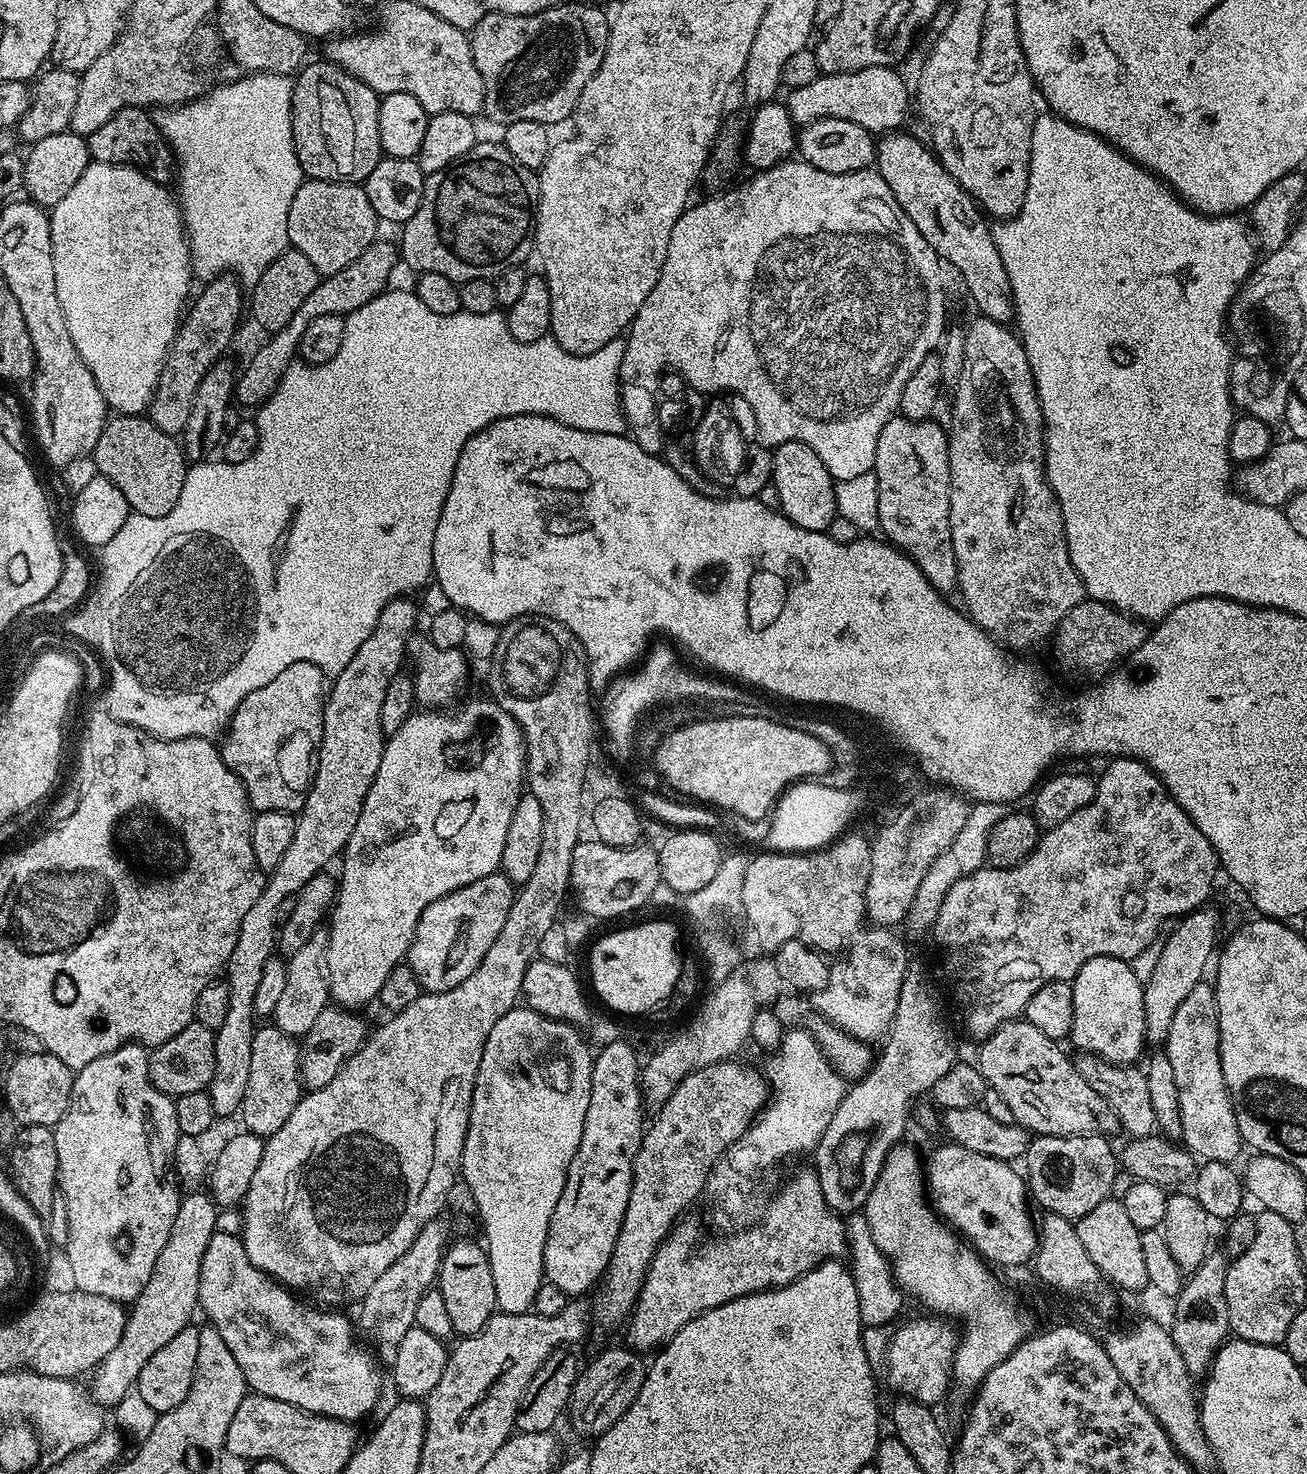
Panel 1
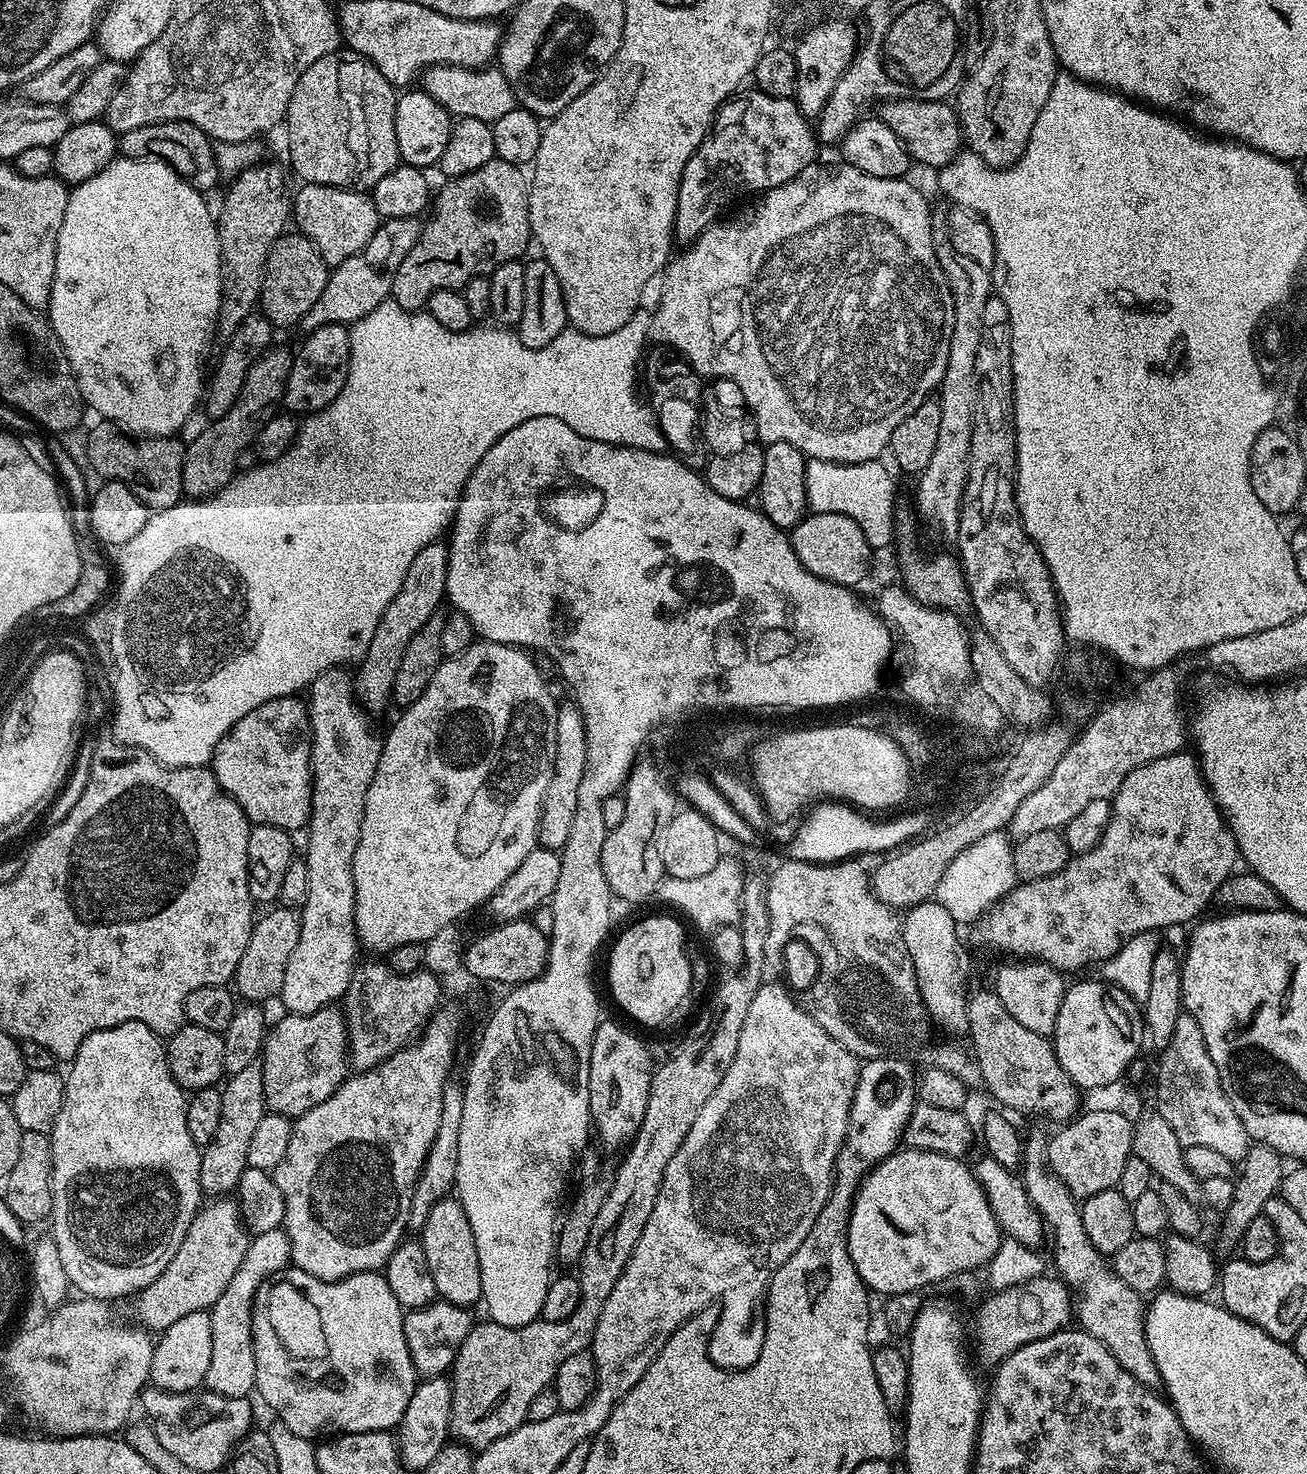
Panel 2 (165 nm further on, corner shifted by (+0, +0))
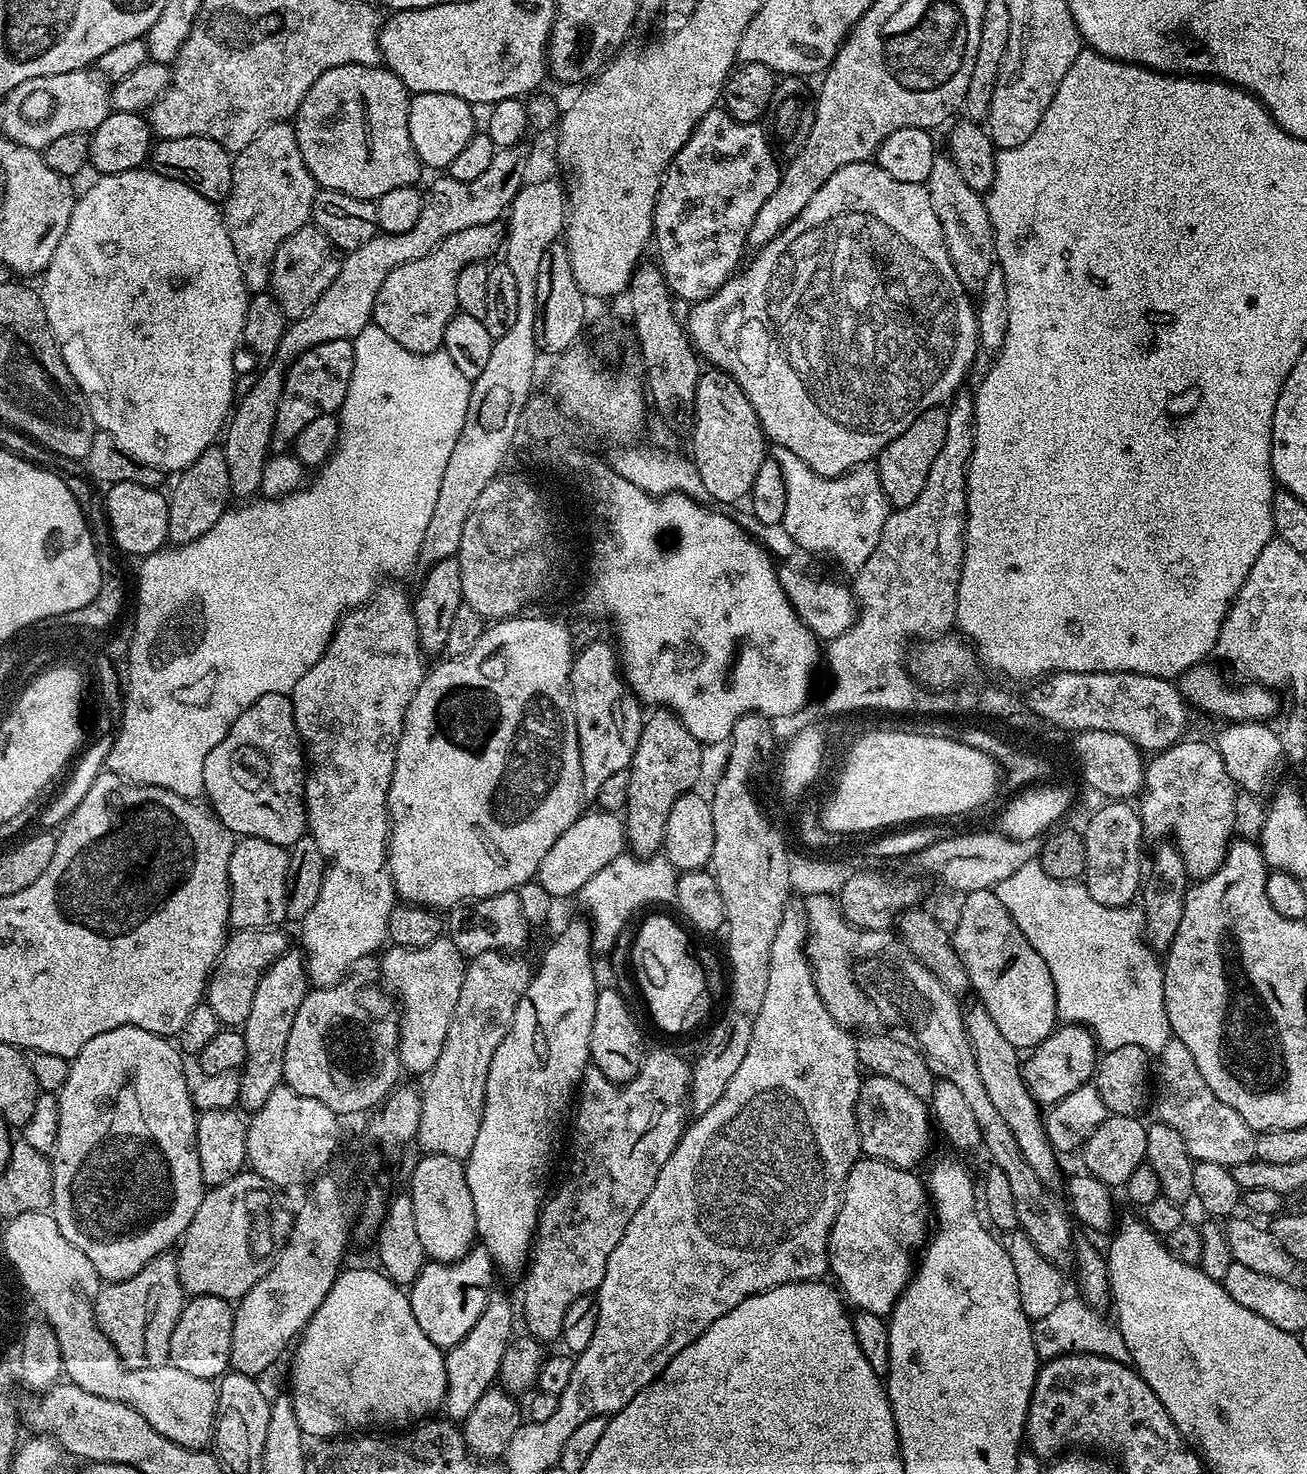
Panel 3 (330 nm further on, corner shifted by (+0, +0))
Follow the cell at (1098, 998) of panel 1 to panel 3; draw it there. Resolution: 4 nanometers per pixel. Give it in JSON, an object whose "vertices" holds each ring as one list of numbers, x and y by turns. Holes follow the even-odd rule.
{"vertices":[[1065,1023,1051,1032,1023,1061,1024,1081,1041,1106,1053,1106,1074,1090,1087,1085,1096,1075,1098,1045,1096,1037,1083,1024]]}

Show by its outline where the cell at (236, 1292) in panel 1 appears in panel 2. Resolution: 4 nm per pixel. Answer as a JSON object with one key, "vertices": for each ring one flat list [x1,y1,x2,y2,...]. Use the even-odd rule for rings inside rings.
{"vertices":[[289,1266,275,1278,269,1279,256,1291,256,1299,252,1301,252,1345,254,1346,254,1366,256,1367,255,1391,273,1408,279,1420,291,1433,299,1437,316,1440,328,1432,344,1435,346,1433,368,1433,395,1429,405,1416,406,1406,410,1406,410,1398,414,1398,414,1390,418,1383,416,1367,410,1358,410,1346,406,1346,404,1333,404,1313,398,1298,390,1294,390,1286,379,1271,359,1272,341,1280,319,1280,314,1274,306,1274,306,1270]]}

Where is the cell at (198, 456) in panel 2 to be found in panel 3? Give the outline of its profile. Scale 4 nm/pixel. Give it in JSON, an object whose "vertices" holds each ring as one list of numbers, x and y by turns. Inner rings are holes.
{"vertices":[[220,446,207,448,191,466,179,473,177,480,180,481,173,486,168,501,168,540,179,546,202,538,202,534,206,534,206,530,210,530,210,526,228,511,234,481,230,478,224,450]]}

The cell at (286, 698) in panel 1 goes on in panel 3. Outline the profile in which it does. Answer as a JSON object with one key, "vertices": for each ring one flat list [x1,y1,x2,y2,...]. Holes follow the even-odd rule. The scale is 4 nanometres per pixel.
{"vertices":[[262,694,230,726,228,736,206,754,203,795,237,837,266,838,291,849,306,835,305,775,306,752,296,729,291,695]]}

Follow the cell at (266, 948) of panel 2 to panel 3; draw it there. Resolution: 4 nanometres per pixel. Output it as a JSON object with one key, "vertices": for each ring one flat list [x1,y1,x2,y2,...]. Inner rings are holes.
{"vertices":[[279,927,275,928,241,928,229,935,228,942,224,946,224,953,217,960,211,976,208,977,206,989,206,1003,214,1014,218,1014,221,1025,243,1026,250,1014,250,1006,254,1006,254,990,258,990,260,979,264,976,271,964,273,964,282,953,289,951,288,936]]}

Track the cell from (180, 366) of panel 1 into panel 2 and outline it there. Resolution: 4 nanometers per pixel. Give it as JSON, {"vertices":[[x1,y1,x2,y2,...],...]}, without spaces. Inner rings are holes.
{"vertices":[[265,162,235,173,228,197,220,212,218,208,218,231,220,234,220,285,224,298,220,305,218,328,221,333,233,332,247,316,253,315,260,299,260,287,264,277,266,258,270,246,285,235,284,223,289,223,292,210,290,192,284,189,284,176]]}

